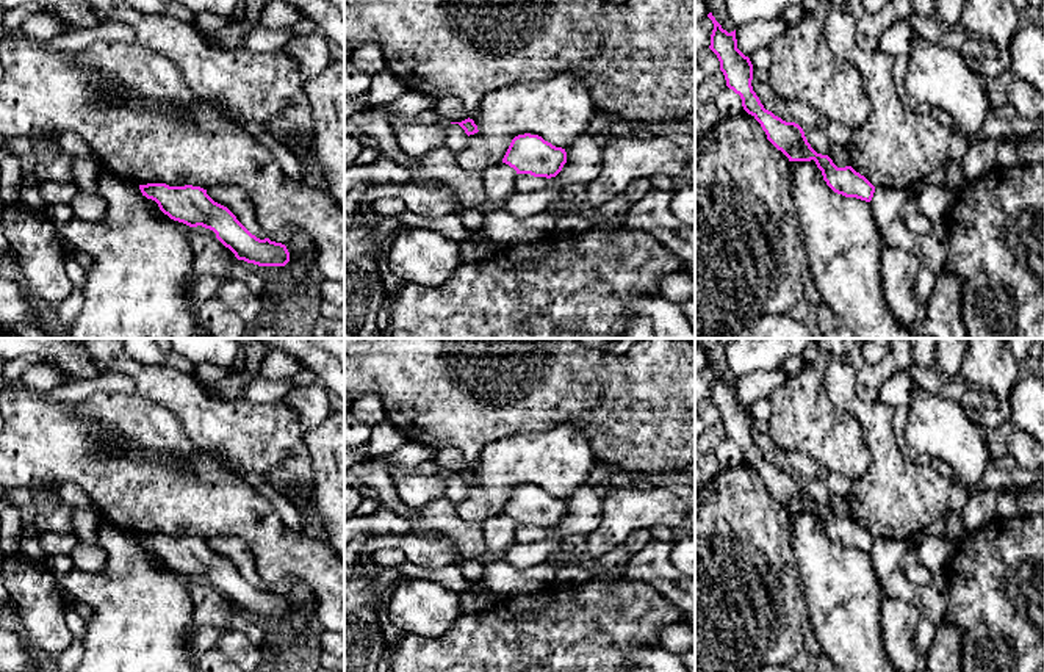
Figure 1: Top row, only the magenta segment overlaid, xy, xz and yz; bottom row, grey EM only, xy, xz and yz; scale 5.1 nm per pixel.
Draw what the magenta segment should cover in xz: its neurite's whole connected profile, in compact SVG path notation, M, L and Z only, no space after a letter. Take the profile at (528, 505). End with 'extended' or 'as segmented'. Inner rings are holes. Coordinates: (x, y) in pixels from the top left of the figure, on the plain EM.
M524 484L512 490L502 514L513 518L517 525L551 529L567 514L567 503L538 486Z | as segmented

